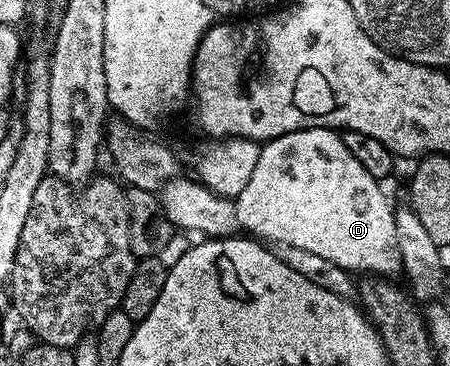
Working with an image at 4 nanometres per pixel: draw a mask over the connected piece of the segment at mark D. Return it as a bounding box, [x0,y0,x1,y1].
[160,129,402,278]

